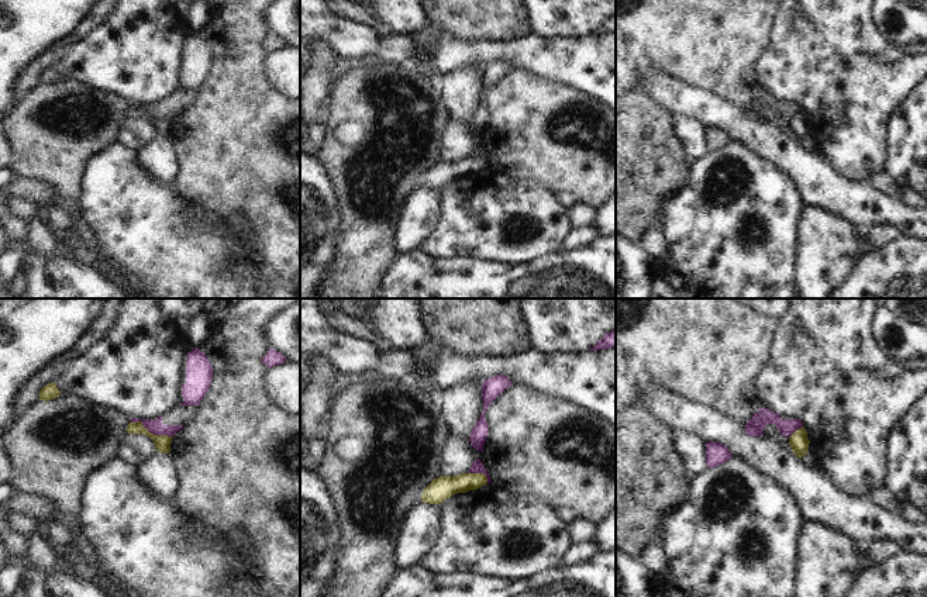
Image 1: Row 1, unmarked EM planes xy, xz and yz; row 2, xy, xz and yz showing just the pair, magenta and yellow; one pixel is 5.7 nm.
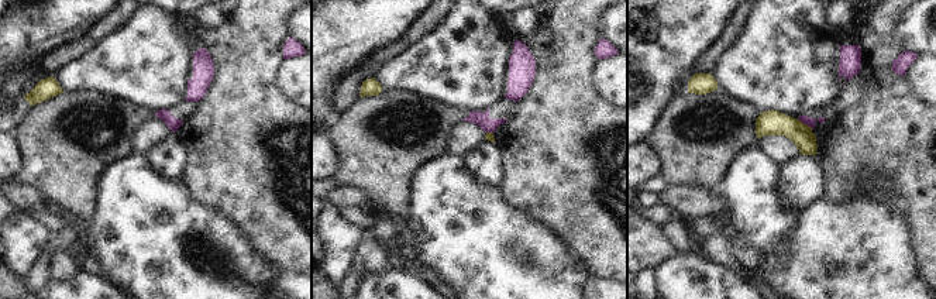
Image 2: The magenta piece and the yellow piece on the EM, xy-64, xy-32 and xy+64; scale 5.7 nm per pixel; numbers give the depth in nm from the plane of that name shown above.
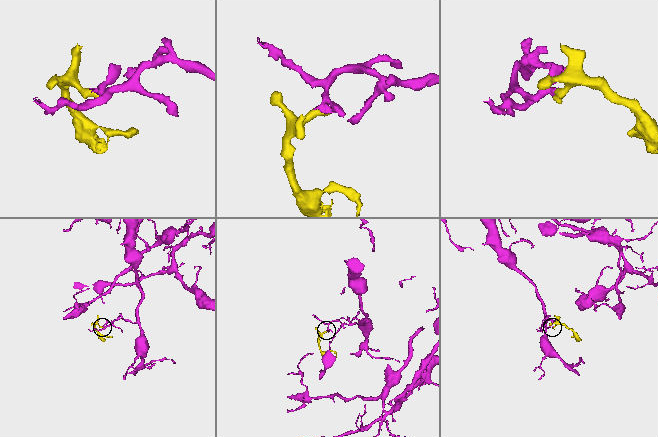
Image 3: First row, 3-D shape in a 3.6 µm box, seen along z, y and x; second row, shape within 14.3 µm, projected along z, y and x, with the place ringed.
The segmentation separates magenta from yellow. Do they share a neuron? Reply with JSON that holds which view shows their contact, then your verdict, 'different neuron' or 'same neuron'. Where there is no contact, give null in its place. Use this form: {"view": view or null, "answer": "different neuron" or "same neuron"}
{"view": "xy", "answer": "different neuron"}

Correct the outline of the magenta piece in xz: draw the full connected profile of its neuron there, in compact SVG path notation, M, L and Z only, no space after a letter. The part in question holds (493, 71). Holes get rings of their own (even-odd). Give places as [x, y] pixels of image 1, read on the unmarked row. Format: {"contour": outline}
{"contour": "M499 59L483 65L482 68L482 86L483 86L483 97L472 113L469 125L472 131L478 135L483 137L483 130L489 120L489 111L485 104L485 97L489 94L490 87L502 79L506 73L511 70L511 66L507 61Z"}

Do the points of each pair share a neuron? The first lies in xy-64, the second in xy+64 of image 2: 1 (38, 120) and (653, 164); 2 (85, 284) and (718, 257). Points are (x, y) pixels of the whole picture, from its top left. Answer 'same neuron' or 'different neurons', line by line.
1: different neurons
2: different neurons

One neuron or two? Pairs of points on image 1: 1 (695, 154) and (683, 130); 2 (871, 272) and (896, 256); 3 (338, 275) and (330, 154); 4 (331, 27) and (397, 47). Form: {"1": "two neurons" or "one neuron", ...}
{"1": "one neuron", "2": "one neuron", "3": "one neuron", "4": "one neuron"}

